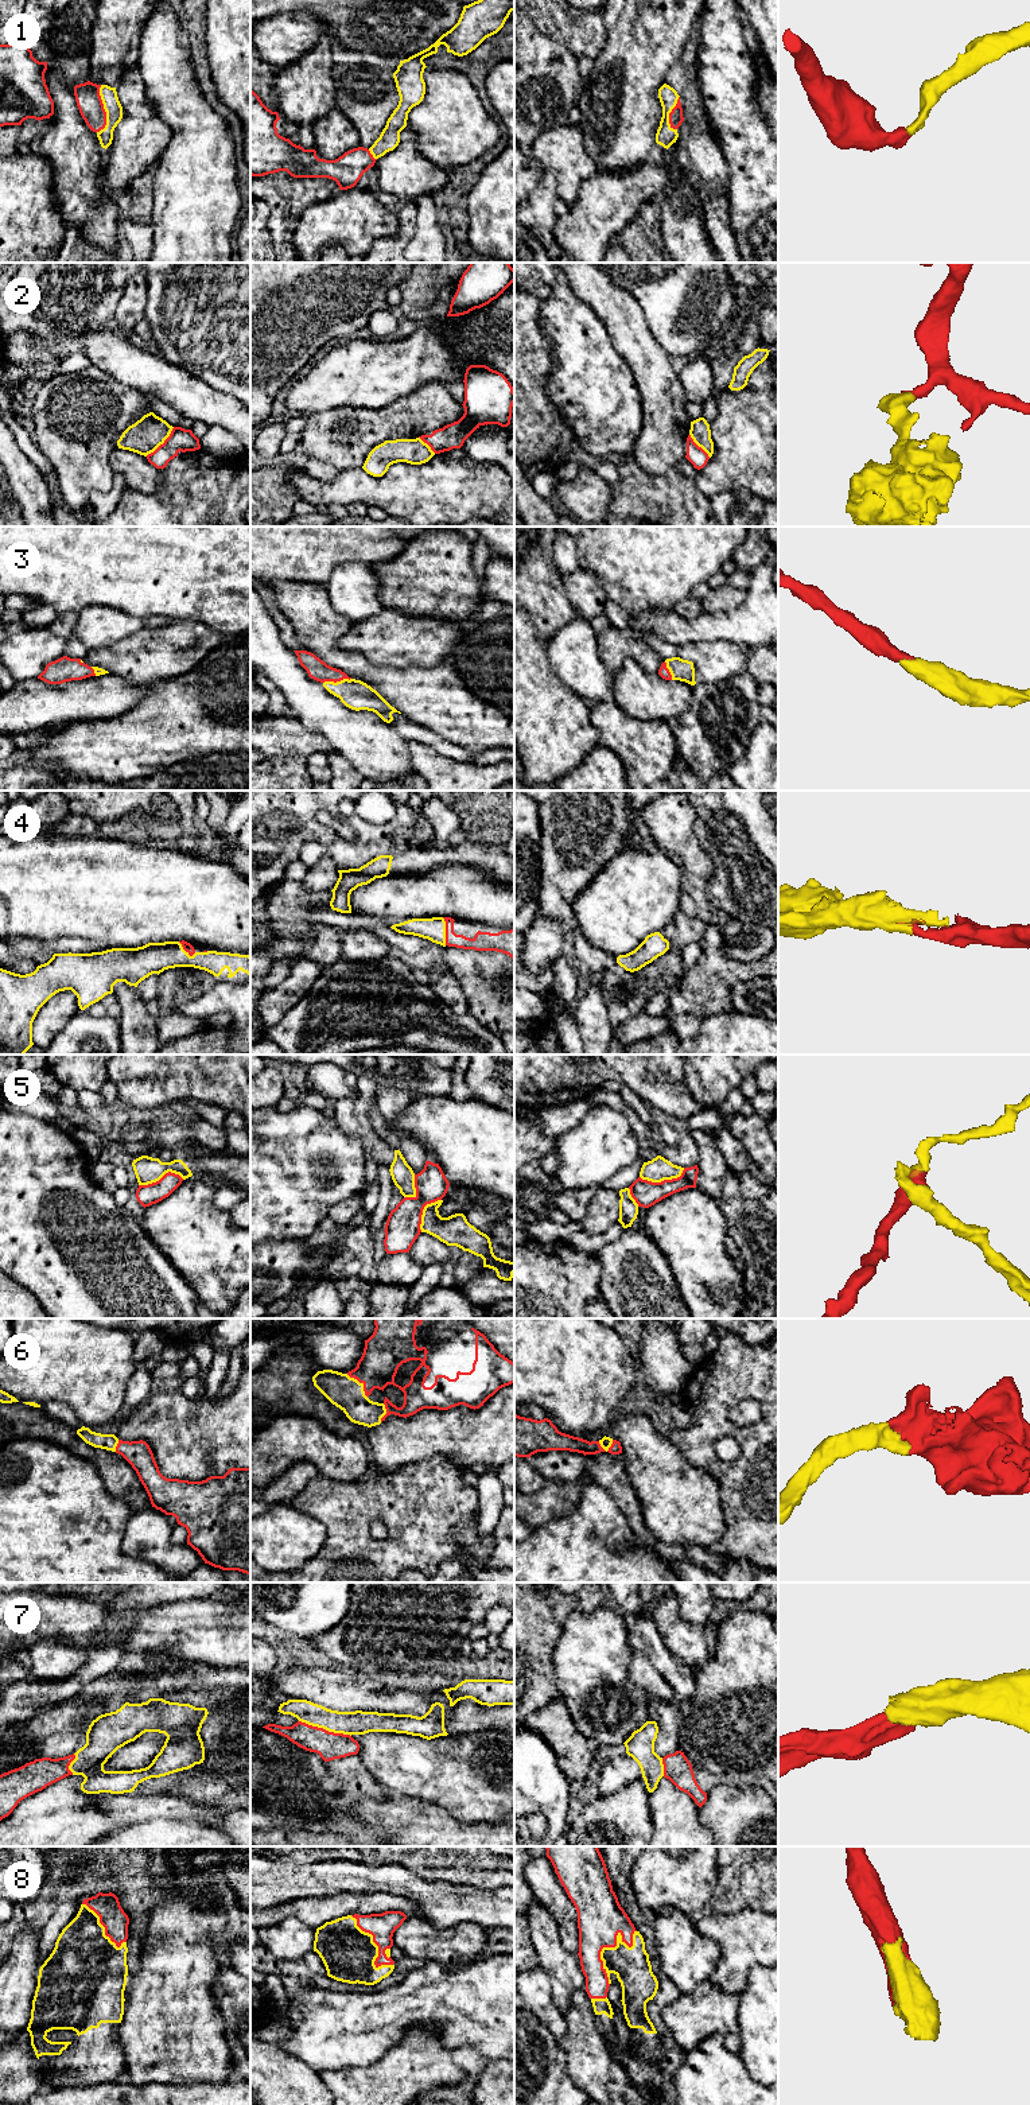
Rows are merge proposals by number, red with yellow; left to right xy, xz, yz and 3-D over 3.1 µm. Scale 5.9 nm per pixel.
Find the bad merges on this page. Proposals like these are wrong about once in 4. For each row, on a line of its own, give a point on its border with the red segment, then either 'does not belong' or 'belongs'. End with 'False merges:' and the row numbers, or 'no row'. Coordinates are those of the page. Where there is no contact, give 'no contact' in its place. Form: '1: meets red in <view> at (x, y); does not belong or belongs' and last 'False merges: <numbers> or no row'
1: meets red in xy at (104, 109); belongs
2: meets red in xy at (163, 443); does not belong
3: meets red in xz at (337, 680); belongs
4: meets red in xz at (446, 931); belongs
5: meets red in yz at (664, 1180); does not belong
6: meets red in xz at (361, 1382); belongs
7: meets red in xz at (325, 1729); belongs
8: meets red in yz at (611, 1946); belongs
False merges: 2, 5

